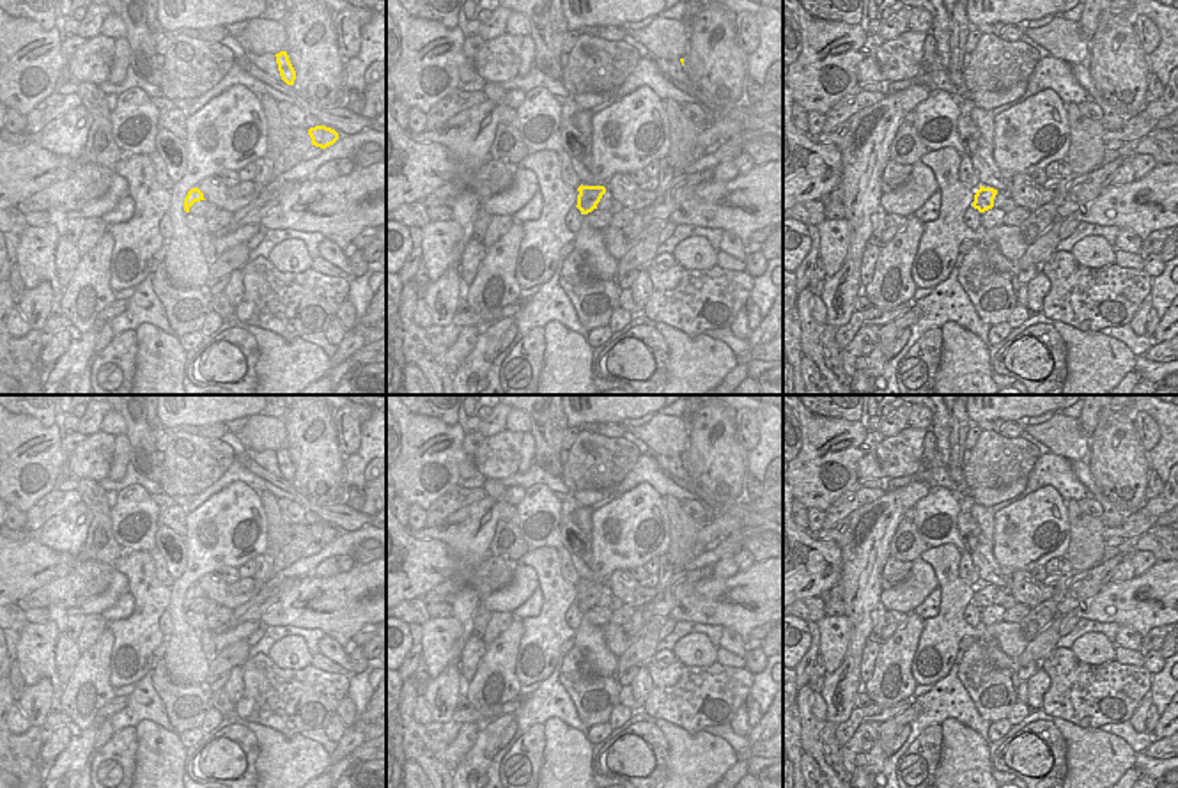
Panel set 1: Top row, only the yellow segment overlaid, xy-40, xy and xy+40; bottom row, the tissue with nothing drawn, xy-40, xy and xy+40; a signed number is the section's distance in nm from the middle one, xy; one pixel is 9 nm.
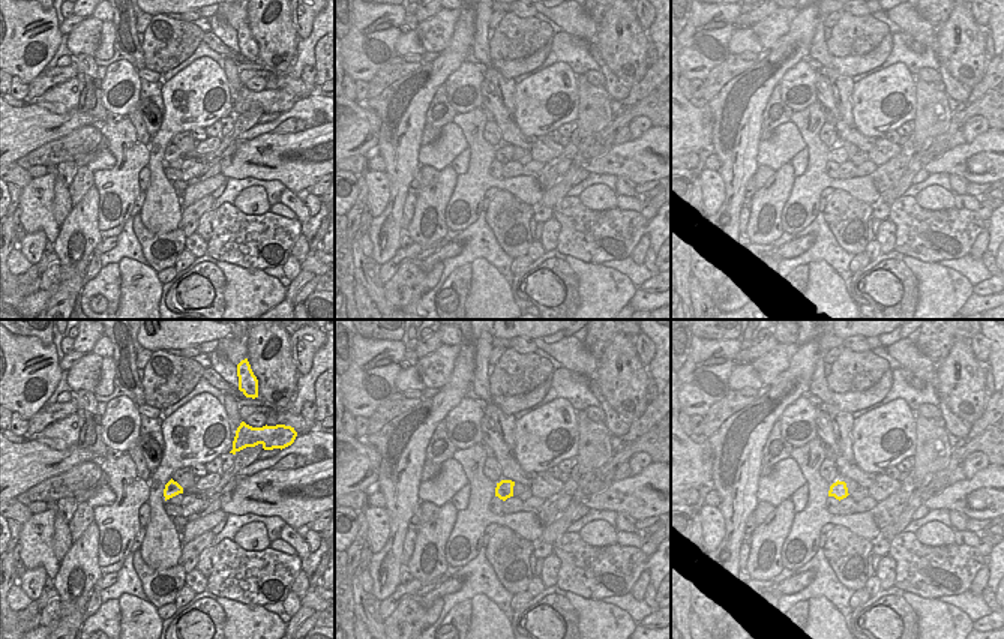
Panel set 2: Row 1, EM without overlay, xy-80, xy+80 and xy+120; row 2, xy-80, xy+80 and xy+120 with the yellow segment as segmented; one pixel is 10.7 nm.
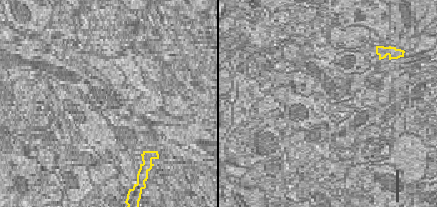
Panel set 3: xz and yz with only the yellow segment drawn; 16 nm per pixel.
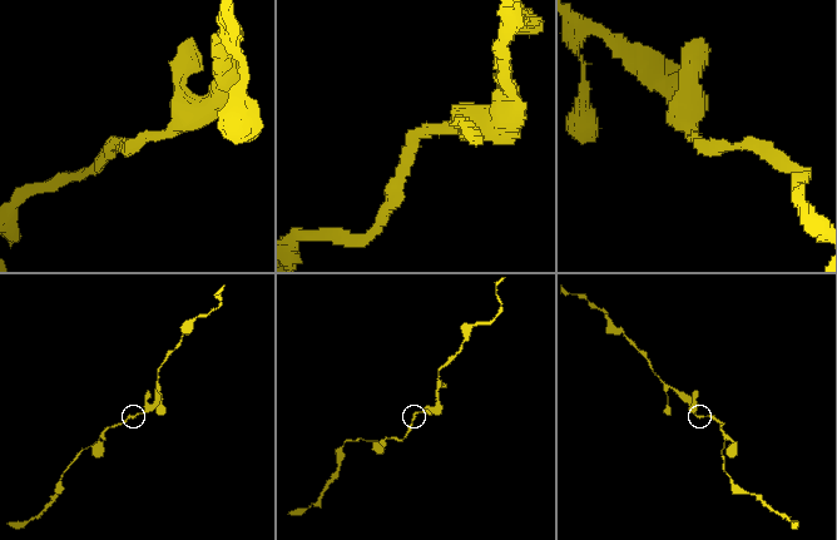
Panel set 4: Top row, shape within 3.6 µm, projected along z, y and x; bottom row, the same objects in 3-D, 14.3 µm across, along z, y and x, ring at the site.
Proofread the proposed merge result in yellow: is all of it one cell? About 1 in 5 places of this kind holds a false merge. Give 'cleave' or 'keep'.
keep

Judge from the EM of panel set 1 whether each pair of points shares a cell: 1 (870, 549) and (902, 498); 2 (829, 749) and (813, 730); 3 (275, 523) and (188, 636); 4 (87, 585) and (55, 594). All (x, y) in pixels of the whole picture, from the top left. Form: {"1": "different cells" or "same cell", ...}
{"1": "same cell", "2": "same cell", "3": "different cells", "4": "same cell"}

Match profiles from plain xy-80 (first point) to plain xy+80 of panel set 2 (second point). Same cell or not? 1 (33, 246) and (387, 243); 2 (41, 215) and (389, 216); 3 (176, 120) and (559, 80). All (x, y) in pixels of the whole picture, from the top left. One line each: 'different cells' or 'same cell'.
1: same cell
2: different cells
3: same cell

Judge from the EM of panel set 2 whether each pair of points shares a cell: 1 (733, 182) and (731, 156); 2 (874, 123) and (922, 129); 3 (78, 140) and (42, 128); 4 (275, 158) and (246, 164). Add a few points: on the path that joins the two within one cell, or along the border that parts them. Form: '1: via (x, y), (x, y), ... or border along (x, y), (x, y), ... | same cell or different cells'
1: via (733, 176), (733, 162) | same cell
2: border along (916, 86), (916, 116), (911, 120) | different cells
3: border along (98, 125), (83, 125), (33, 150) | different cells
4: via (267, 158), (249, 159) | same cell

